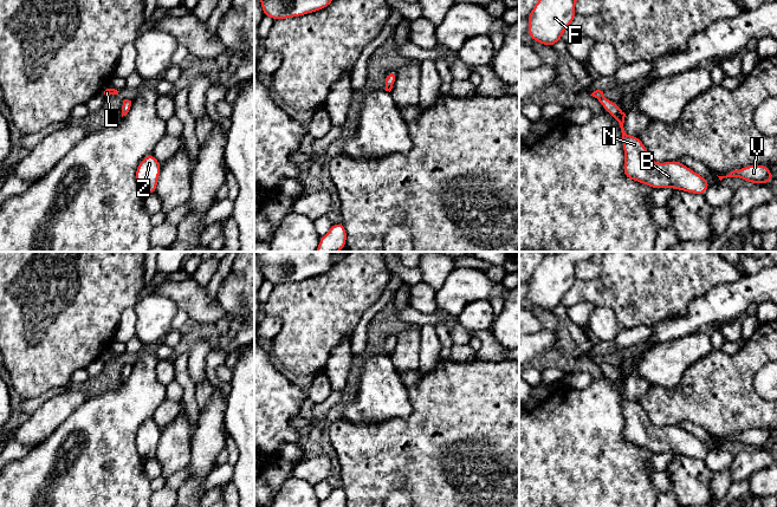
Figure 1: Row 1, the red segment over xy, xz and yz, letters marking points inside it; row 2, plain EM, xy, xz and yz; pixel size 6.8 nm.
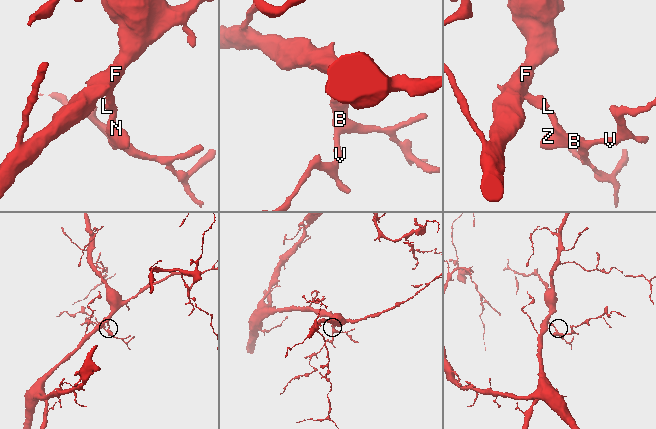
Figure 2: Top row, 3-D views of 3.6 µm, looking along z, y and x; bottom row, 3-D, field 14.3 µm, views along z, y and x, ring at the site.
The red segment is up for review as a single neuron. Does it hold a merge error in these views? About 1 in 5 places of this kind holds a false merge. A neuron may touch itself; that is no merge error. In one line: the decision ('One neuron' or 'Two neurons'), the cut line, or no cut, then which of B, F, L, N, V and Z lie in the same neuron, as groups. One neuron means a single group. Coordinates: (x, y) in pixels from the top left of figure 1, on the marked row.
One neuron. No split. Groups: B F L N V Z

